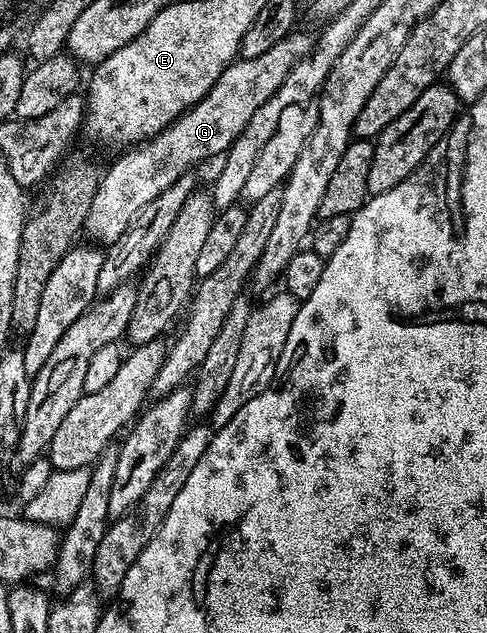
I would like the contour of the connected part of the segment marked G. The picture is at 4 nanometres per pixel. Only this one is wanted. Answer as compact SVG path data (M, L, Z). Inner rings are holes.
M295 31L288 34L280 43L275 43L264 55L256 55L256 59L236 59L216 79L216 83L186 113L182 113L167 129L154 137L148 138L133 147L127 148L123 157L118 157L110 165L110 170L101 174L96 195L92 195L92 207L88 207L85 236L91 242L102 247L109 247L128 231L132 219L160 191L168 191L168 187L180 179L180 175L191 172L201 161L209 157L221 158L239 135L248 127L248 119L276 95L280 83L288 79L292 67L305 59L316 48L315 34Z

